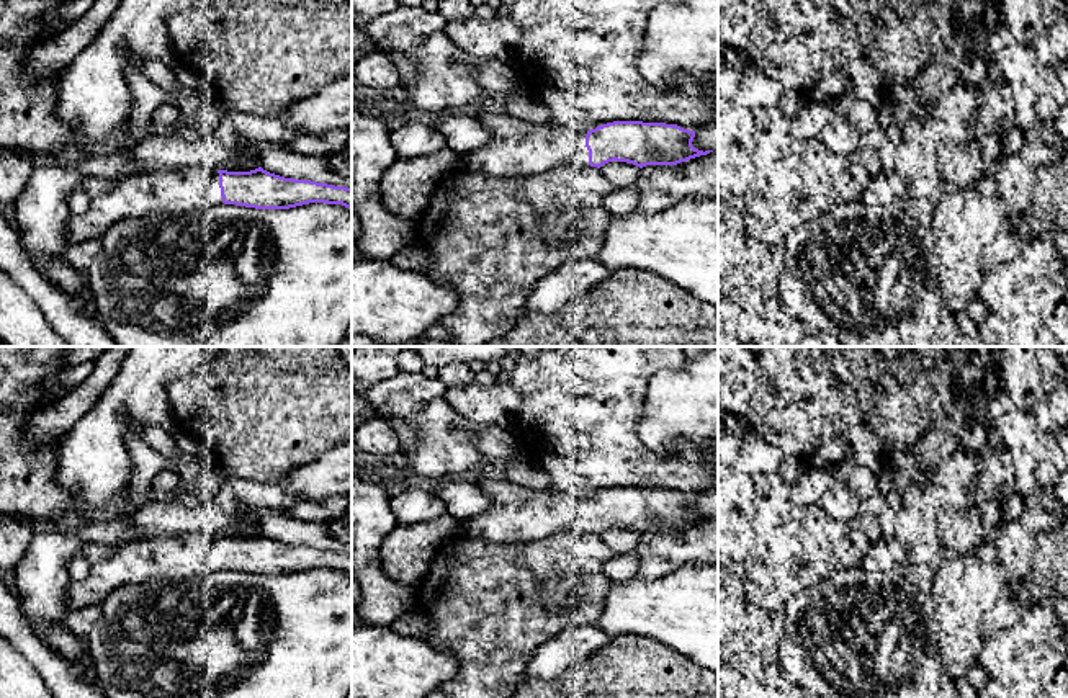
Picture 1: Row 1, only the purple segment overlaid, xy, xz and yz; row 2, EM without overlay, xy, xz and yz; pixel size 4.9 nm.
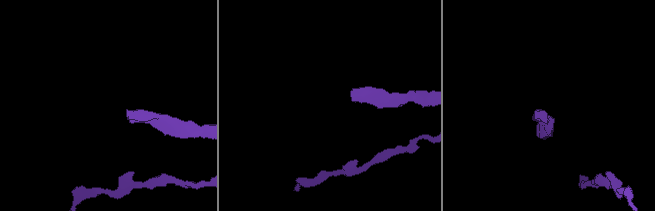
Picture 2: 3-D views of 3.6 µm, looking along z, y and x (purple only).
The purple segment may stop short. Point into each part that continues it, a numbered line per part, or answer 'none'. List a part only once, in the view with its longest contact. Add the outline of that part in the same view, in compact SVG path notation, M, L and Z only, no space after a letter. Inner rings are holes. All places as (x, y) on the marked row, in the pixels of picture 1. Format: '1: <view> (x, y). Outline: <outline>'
1: xy (188, 190). Outline: M209 167L131 175L118 178L110 191L92 198L82 214L72 214L67 221L67 237L70 244L80 244L100 239L113 224L129 217L142 217L150 213L193 214L218 204L222 204L219 173Z

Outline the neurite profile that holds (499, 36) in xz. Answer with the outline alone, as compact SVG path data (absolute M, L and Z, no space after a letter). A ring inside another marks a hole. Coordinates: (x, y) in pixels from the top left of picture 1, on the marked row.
M473 15L466 20L446 21L445 31L458 49L478 59L512 60L522 41L520 26L502 15L492 18Z

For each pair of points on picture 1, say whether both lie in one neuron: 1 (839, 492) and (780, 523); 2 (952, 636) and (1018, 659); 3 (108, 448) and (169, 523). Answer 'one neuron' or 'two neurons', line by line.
1: two neurons
2: two neurons
3: two neurons

